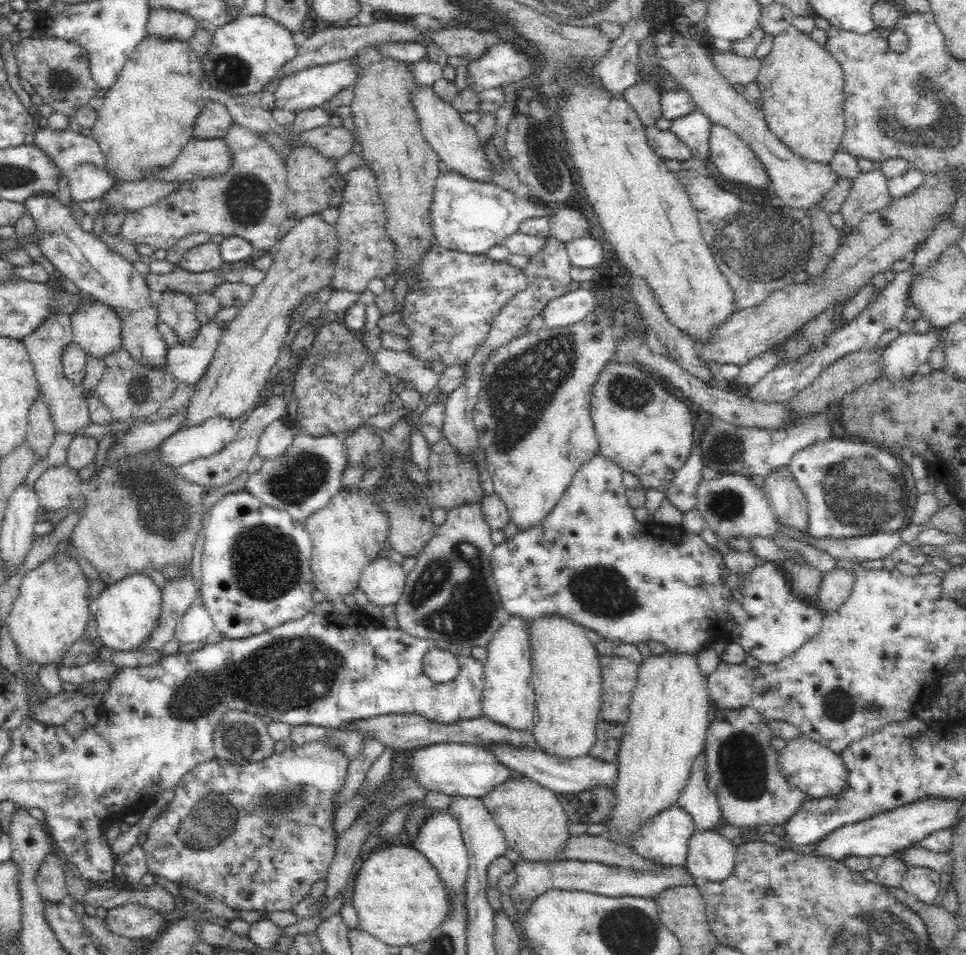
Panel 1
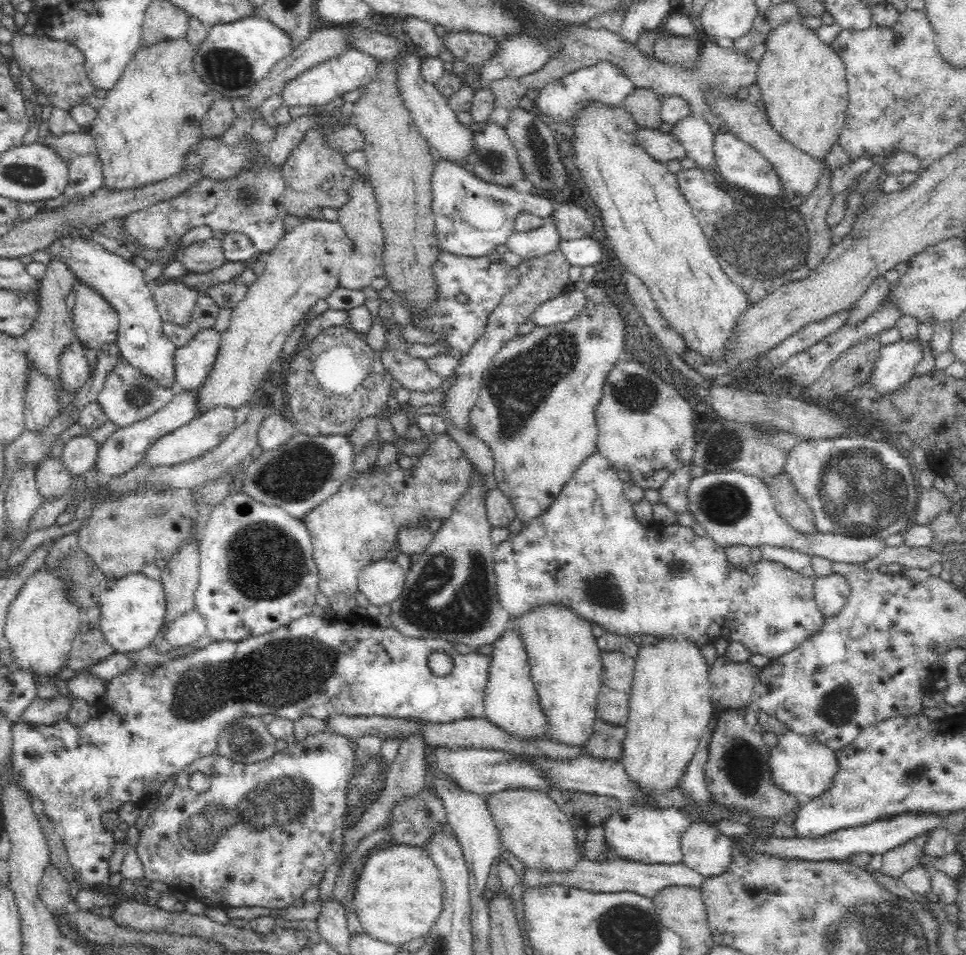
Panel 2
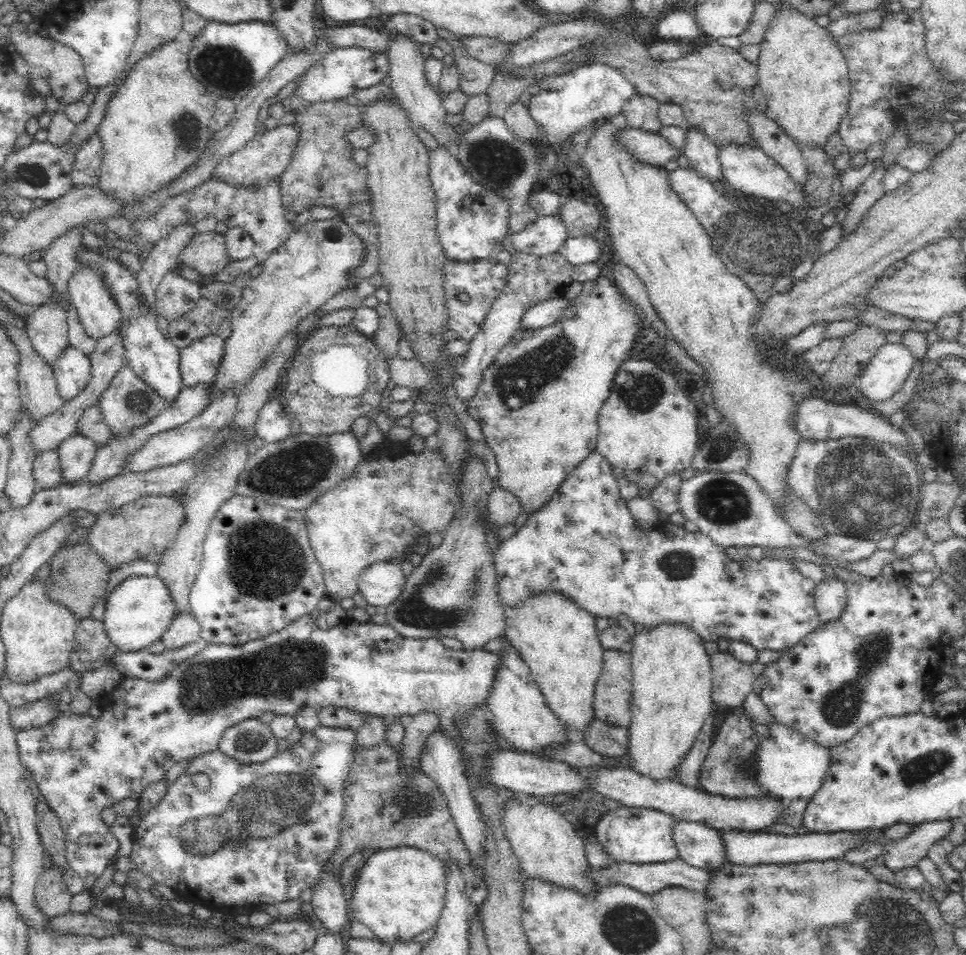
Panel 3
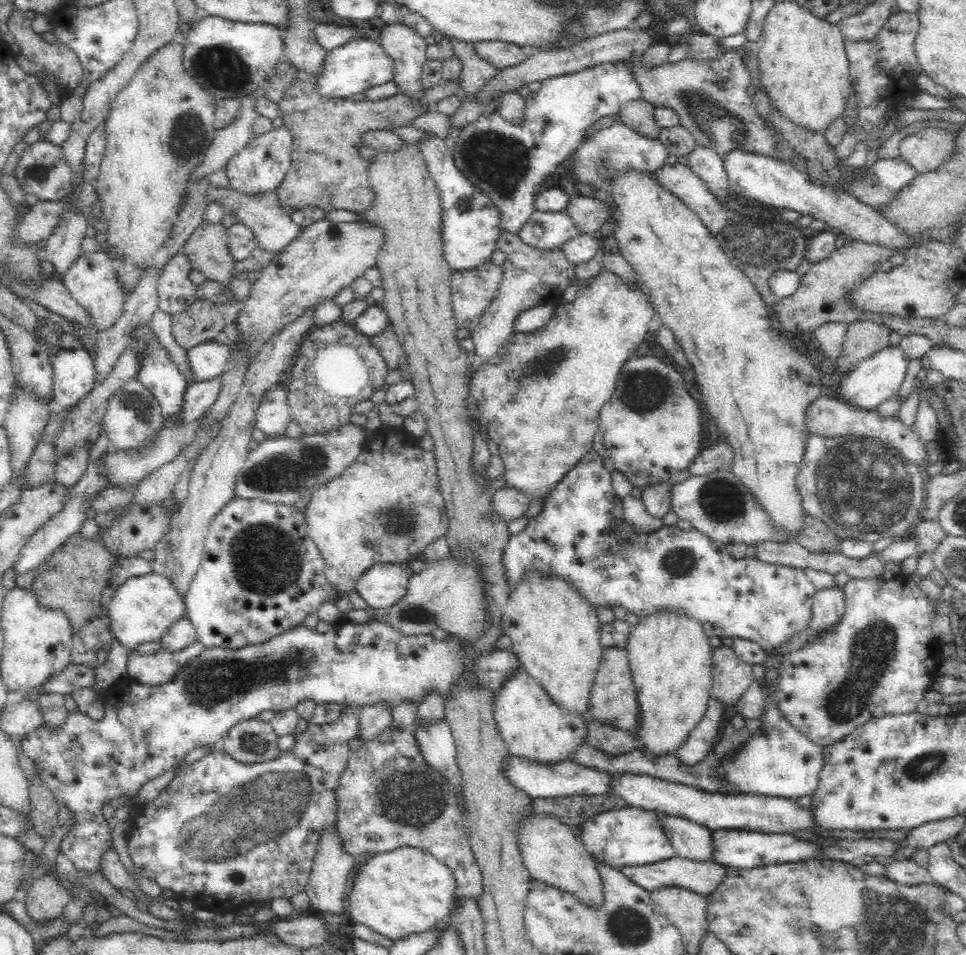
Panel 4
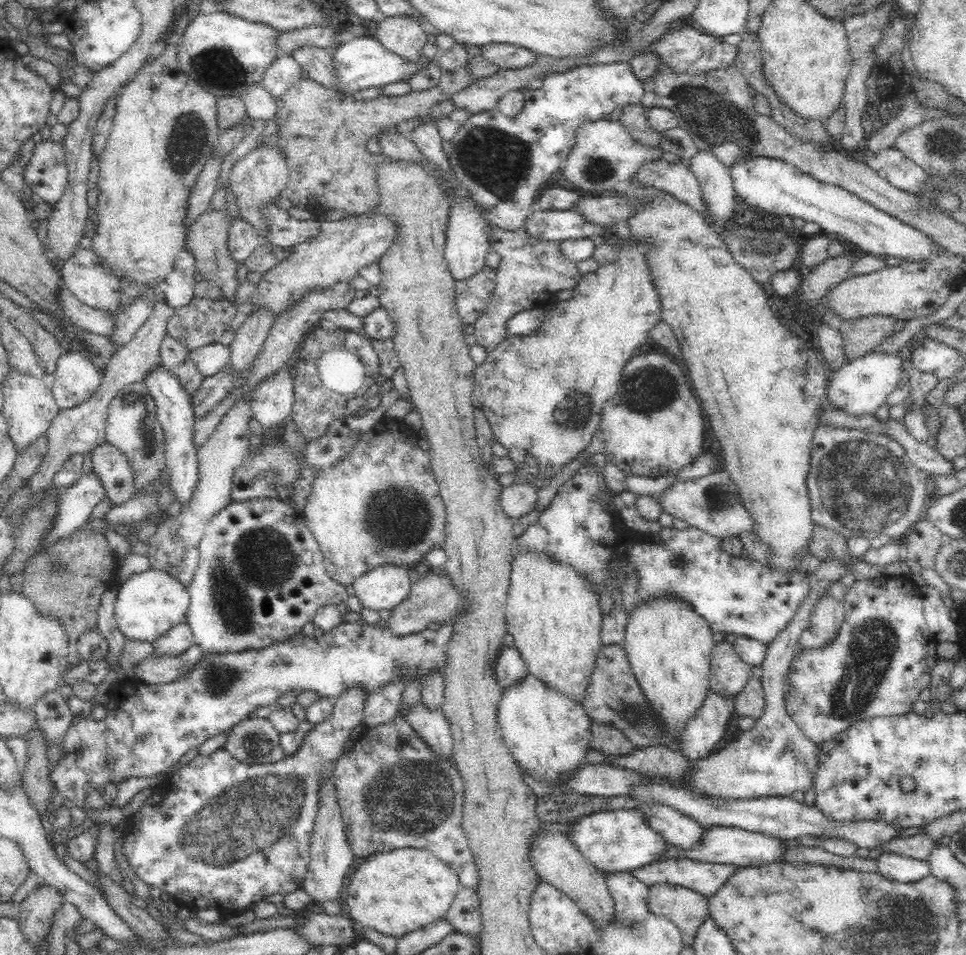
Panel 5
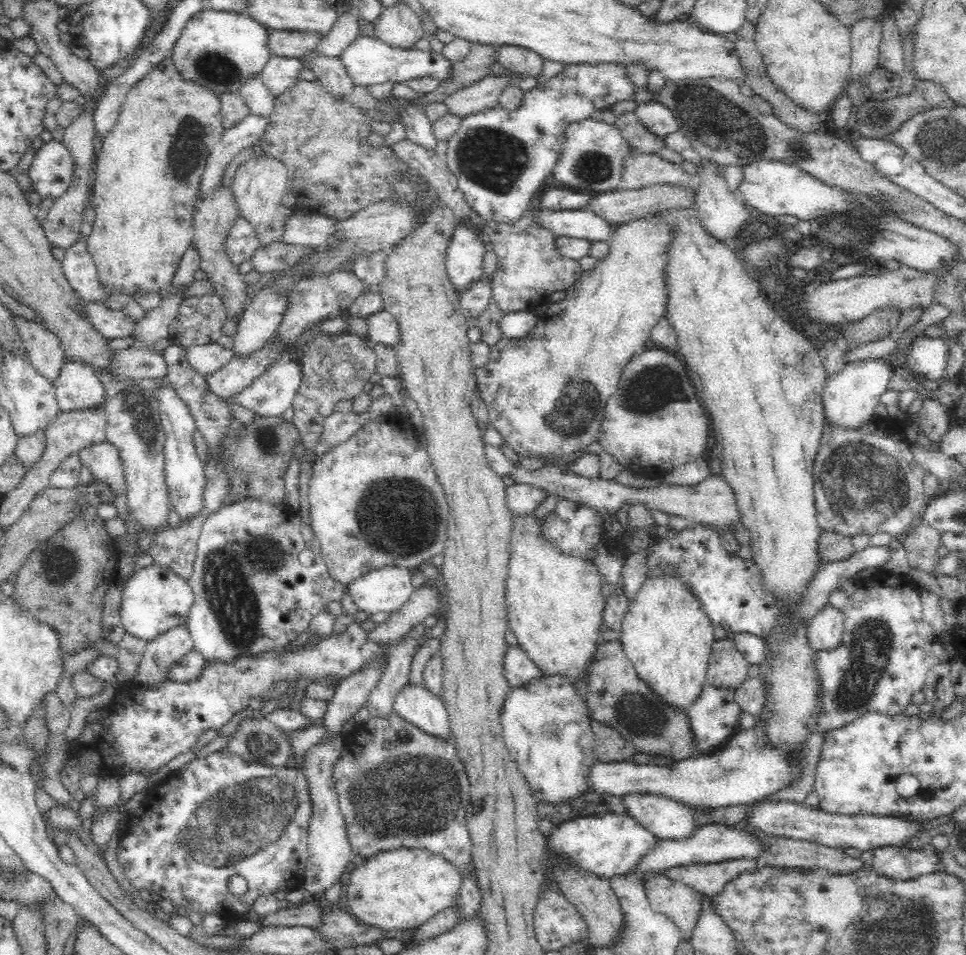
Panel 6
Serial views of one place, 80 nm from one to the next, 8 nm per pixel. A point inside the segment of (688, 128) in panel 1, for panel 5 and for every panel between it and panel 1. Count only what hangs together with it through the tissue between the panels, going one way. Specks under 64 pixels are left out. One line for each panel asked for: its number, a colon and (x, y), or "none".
2: (696, 135)
3: (703, 153)
4: (705, 162)
5: (716, 184)

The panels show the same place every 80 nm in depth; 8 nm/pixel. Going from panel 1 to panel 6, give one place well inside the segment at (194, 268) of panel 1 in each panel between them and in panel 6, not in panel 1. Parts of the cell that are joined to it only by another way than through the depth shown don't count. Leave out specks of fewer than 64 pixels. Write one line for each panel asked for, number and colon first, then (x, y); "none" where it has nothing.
2: (206, 255)
3: (206, 252)
4: (207, 250)
5: (206, 239)
6: (214, 216)

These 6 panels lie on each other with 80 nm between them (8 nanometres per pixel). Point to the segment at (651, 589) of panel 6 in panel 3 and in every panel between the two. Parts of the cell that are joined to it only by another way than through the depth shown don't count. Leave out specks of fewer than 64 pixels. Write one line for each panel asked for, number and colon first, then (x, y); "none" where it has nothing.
3: (671, 699)
4: (669, 655)
5: (669, 646)

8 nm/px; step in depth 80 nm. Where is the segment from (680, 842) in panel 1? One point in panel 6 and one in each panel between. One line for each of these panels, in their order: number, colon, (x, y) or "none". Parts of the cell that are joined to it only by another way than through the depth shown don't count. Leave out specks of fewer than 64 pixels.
2: (644, 835)
3: (636, 835)
4: (630, 836)
5: (614, 841)
6: (611, 844)

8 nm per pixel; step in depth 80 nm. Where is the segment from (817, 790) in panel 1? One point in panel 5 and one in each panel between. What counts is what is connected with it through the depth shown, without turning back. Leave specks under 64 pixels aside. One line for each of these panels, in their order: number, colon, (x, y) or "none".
2: (803, 767)
3: (790, 766)
4: (779, 761)
5: (775, 758)

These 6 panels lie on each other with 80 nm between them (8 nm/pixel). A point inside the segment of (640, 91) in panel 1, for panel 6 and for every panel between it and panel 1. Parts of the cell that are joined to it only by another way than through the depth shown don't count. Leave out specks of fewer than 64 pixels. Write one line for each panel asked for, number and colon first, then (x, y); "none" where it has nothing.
2: (644, 105)
3: (642, 111)
4: (638, 114)
5: (634, 119)
6: (637, 136)

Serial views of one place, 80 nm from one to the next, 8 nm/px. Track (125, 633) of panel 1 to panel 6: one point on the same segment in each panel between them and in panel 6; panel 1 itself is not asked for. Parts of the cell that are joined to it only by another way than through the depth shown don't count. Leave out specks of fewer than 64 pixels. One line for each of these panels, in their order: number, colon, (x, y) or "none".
2: (132, 610)
3: (137, 612)
4: (143, 608)
5: (148, 604)
6: (154, 600)

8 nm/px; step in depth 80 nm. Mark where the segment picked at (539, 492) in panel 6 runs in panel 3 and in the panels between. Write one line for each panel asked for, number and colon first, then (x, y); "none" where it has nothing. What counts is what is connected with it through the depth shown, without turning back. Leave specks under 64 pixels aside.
3: (502, 508)
4: (509, 503)
5: (517, 499)

